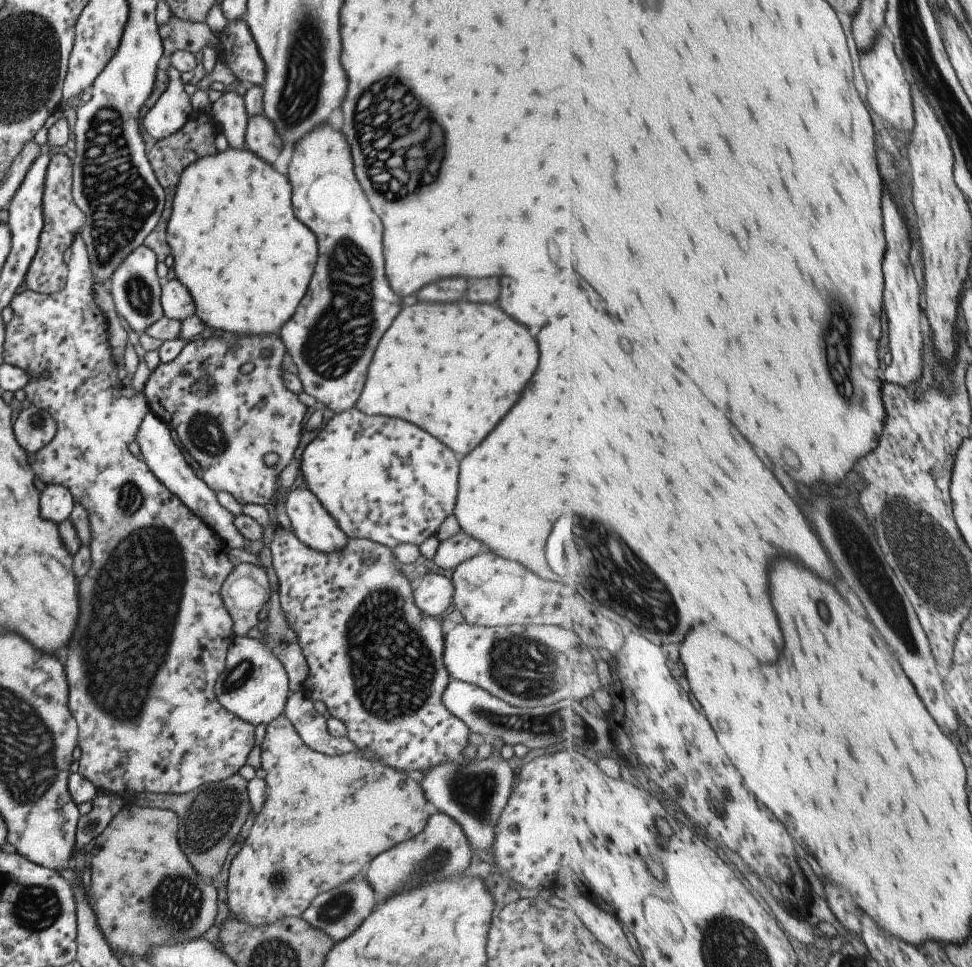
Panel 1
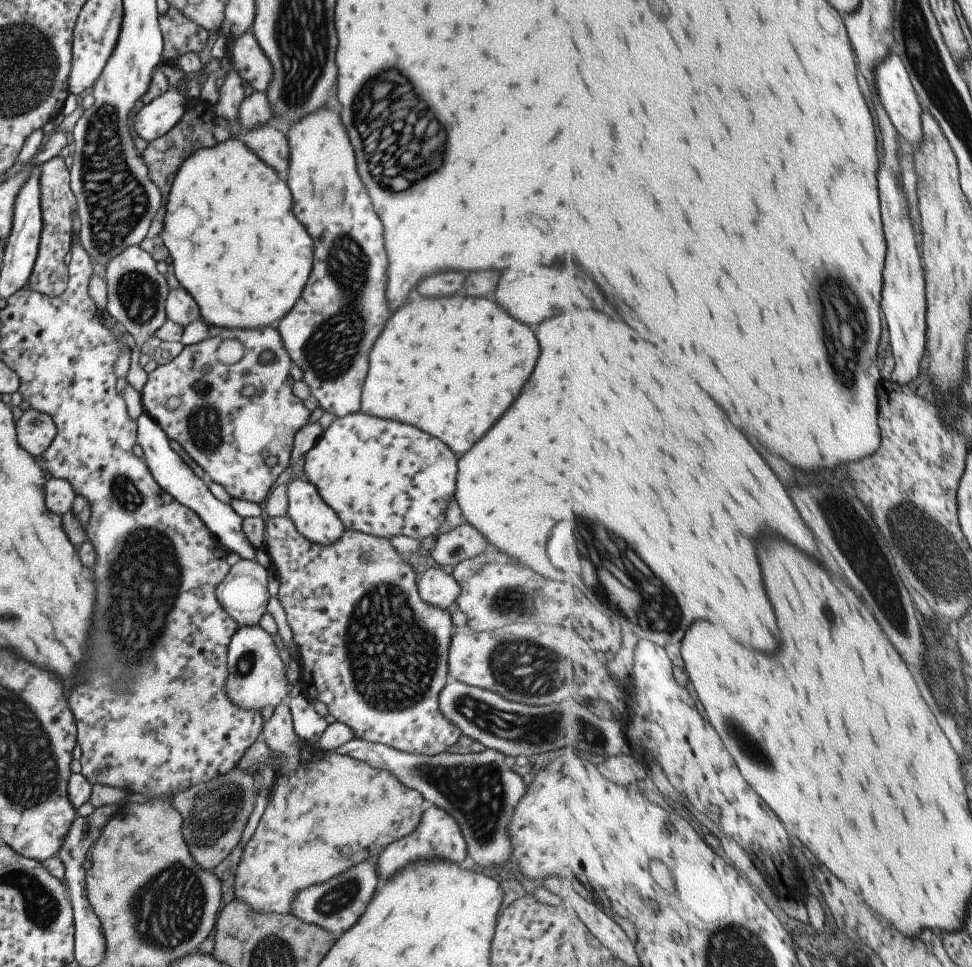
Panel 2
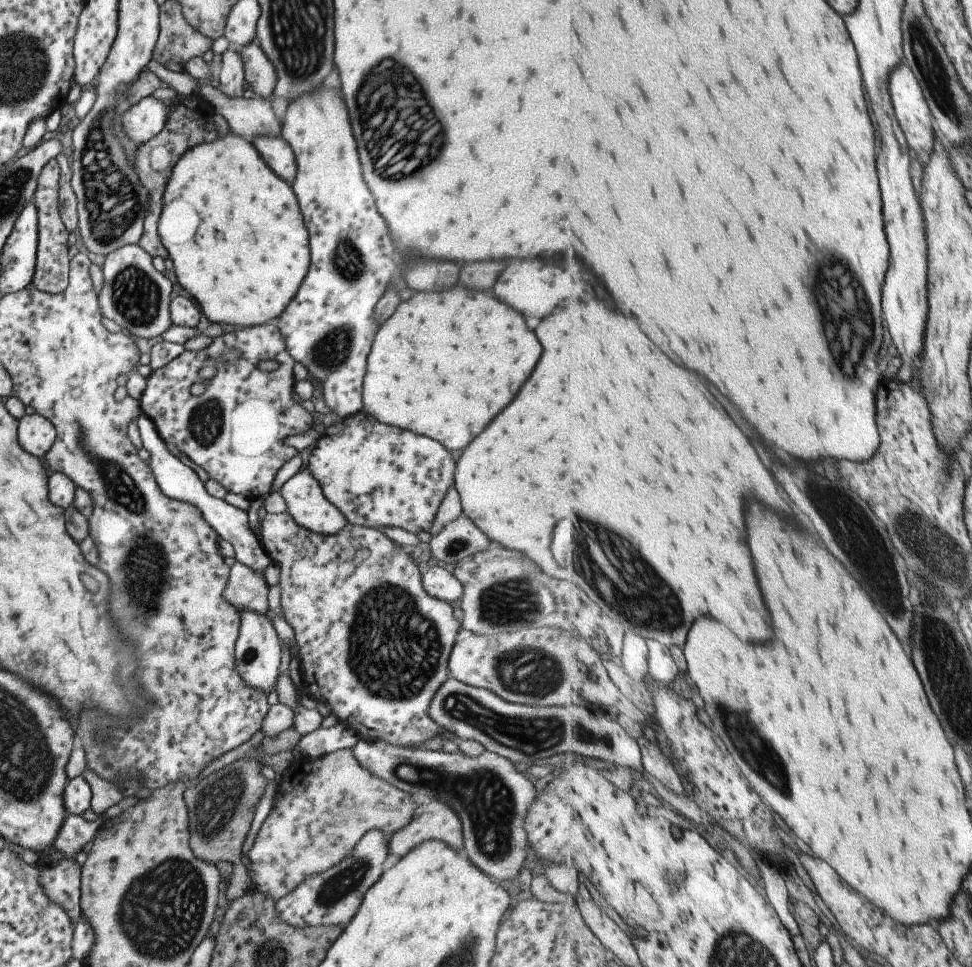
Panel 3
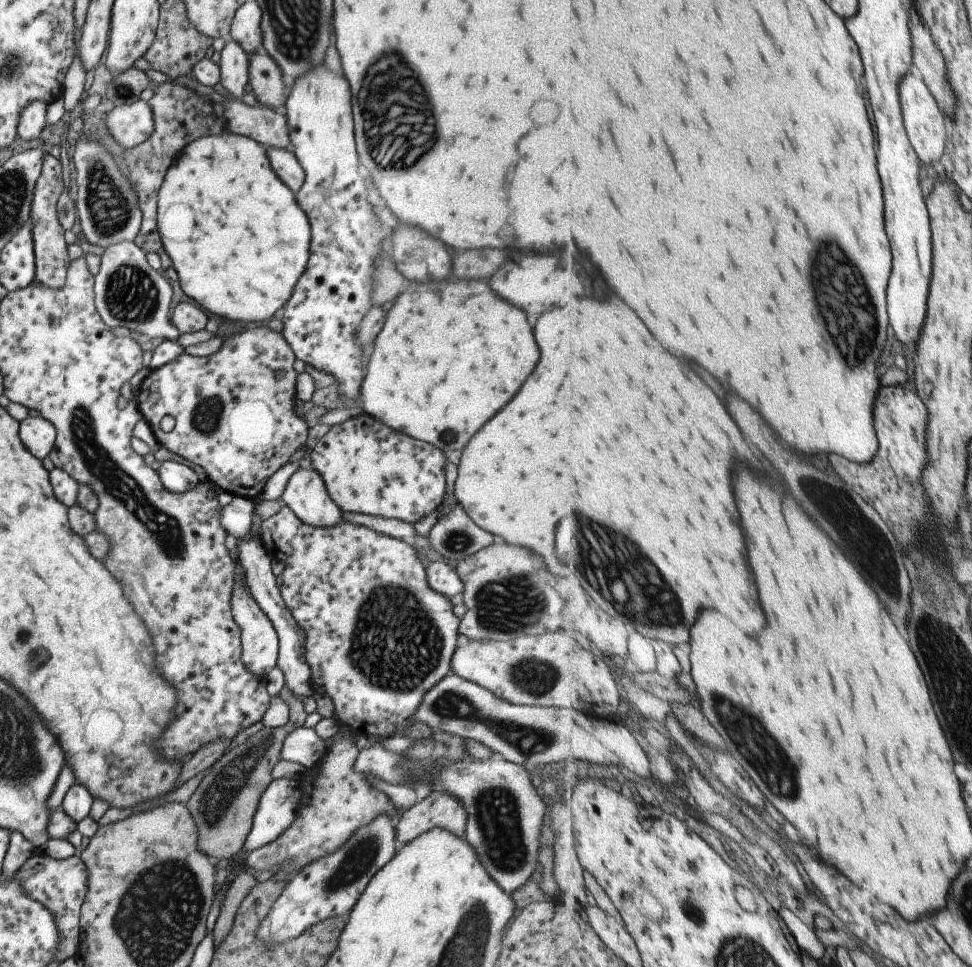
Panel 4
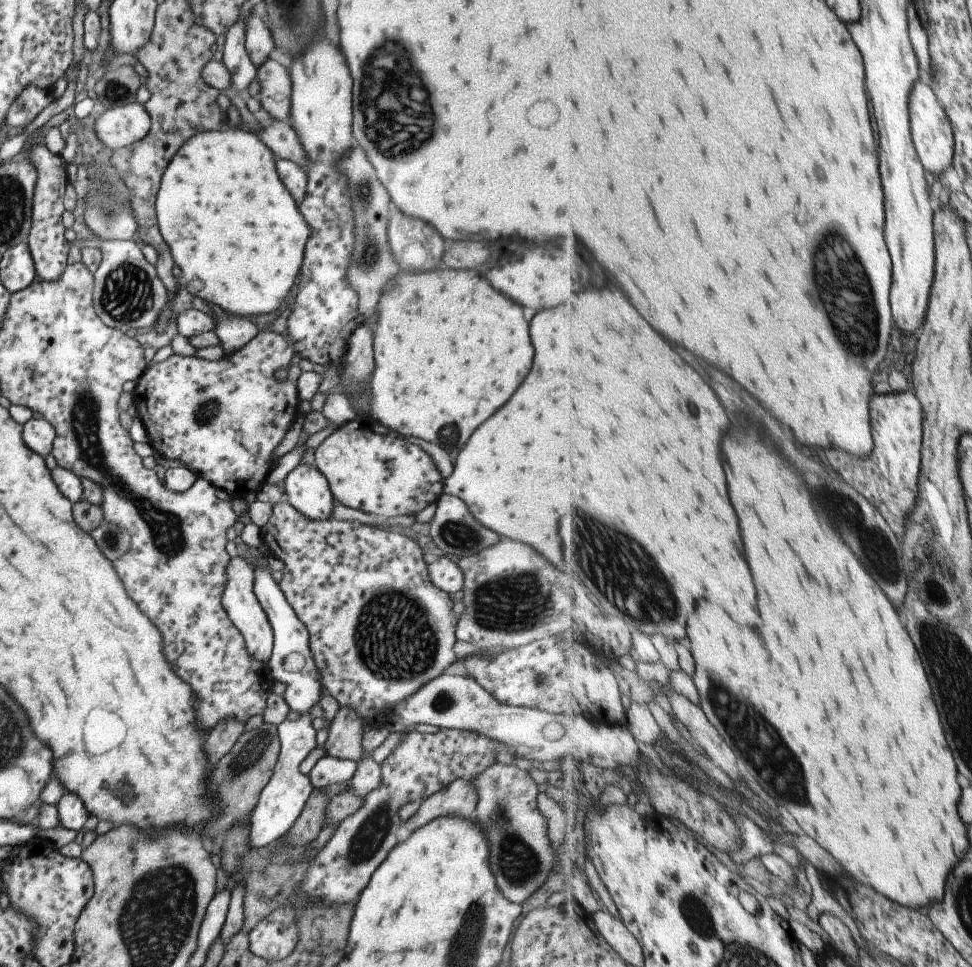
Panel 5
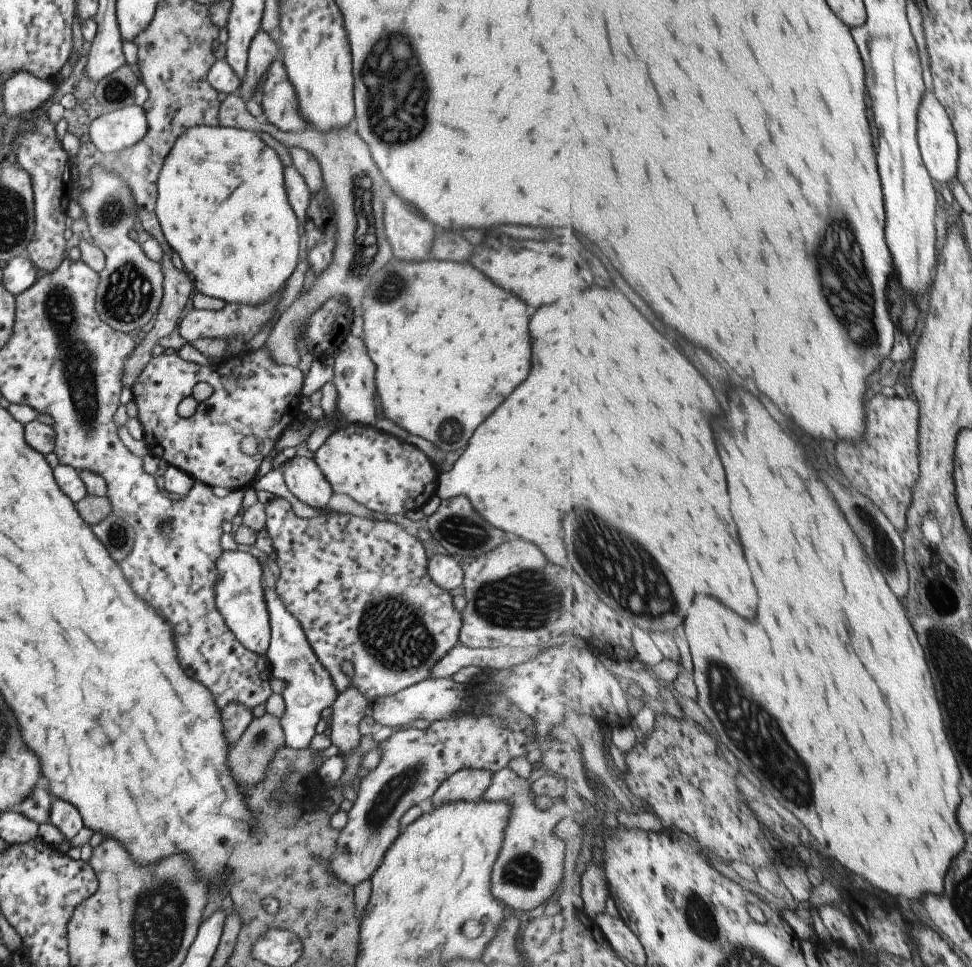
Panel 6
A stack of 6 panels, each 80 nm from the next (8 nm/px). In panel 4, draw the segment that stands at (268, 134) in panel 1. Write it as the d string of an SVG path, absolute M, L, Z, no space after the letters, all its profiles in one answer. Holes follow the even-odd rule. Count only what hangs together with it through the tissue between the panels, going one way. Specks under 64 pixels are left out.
M266 148L266 155L274 173L295 195L304 181L304 172L294 154L287 149Z

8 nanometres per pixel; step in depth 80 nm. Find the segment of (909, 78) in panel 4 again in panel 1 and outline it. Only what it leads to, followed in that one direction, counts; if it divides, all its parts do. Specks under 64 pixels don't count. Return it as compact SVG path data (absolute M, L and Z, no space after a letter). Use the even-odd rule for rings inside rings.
M880 34L876 45L871 50L864 53L859 51L858 56L859 67L867 84L867 97L871 108L895 129L911 134L916 128L912 83L909 82L903 60L897 54L890 35Z

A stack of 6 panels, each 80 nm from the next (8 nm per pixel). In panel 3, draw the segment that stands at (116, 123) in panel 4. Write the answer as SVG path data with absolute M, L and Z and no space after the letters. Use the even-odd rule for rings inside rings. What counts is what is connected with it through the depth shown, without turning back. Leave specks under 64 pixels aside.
M143 97L121 115L121 128L125 136L136 145L142 145L161 130L168 117L168 102Z

